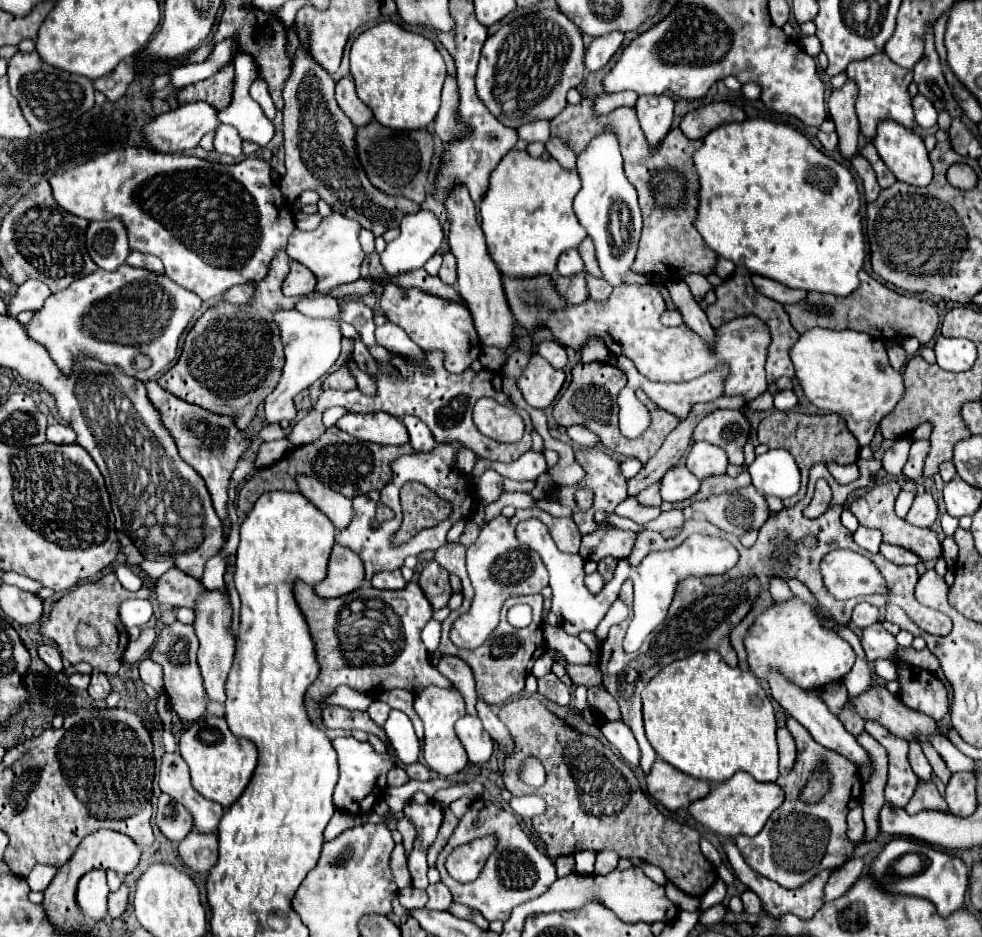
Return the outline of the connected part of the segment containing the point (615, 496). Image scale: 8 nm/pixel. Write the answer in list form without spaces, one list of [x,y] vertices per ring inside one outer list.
[[[599,448],[579,450],[579,452],[575,452],[575,458],[577,458],[577,462],[579,462],[579,464],[585,468],[585,472],[587,472],[585,480],[583,480],[581,484],[577,484],[577,486],[581,486],[581,488],[587,486],[587,488],[593,492],[593,506],[591,506],[589,510],[579,510],[579,508],[577,508],[577,504],[575,504],[575,492],[579,490],[577,486],[569,486],[569,488],[559,486],[559,500],[561,500],[561,504],[565,504],[565,506],[569,506],[569,508],[573,510],[573,520],[577,522],[579,530],[581,530],[583,534],[589,534],[589,532],[595,530],[595,526],[585,526],[587,516],[593,516],[595,510],[613,512],[615,506],[627,498],[627,482],[625,482],[625,478],[621,478],[621,474],[619,474],[619,462],[613,460],[609,454],[605,454],[605,452],[599,450]]]

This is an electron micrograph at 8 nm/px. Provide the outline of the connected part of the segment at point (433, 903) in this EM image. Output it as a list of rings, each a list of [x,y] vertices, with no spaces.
[[[441,882],[439,884],[429,884],[427,894],[429,894],[429,902],[427,902],[429,910],[449,910],[451,904],[453,904],[449,890]]]

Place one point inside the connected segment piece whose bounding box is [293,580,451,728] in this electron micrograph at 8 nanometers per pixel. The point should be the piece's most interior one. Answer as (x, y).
(370, 639)

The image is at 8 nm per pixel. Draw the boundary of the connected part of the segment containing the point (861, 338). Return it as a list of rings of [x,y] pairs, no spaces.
[[[809,330],[791,348],[791,360],[809,402],[845,418],[847,428],[861,446],[871,442],[879,422],[905,394],[903,376],[889,364],[883,342],[865,332]]]

